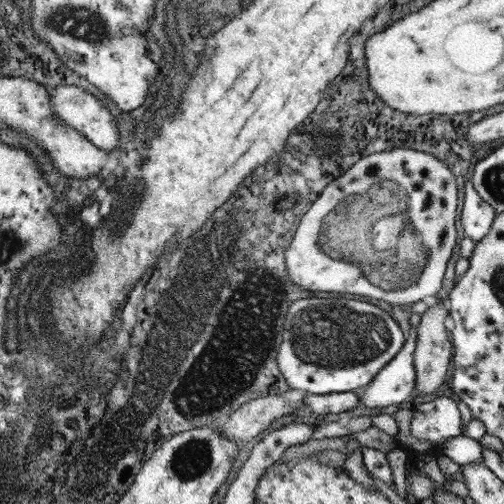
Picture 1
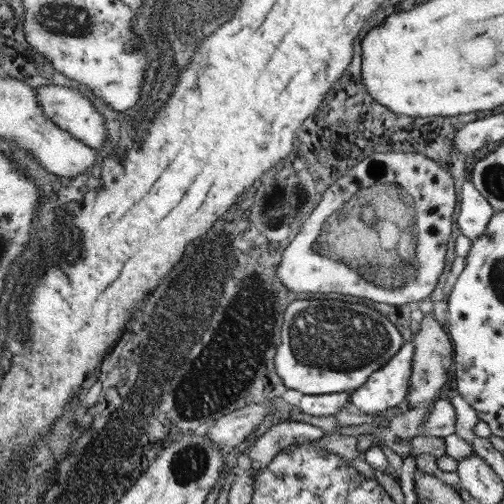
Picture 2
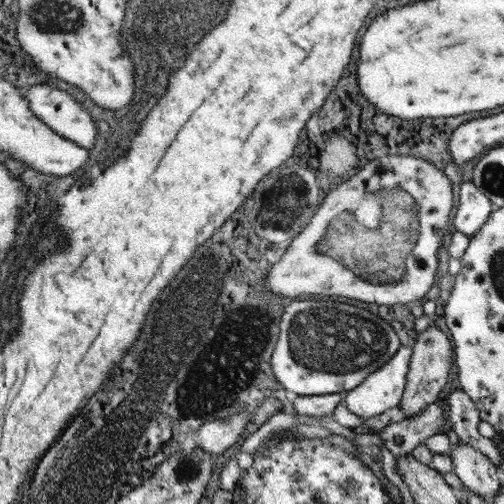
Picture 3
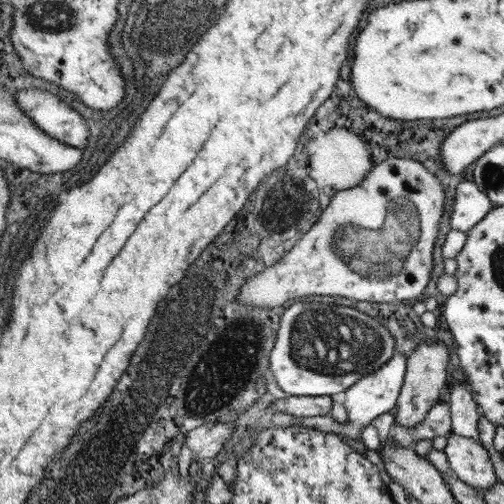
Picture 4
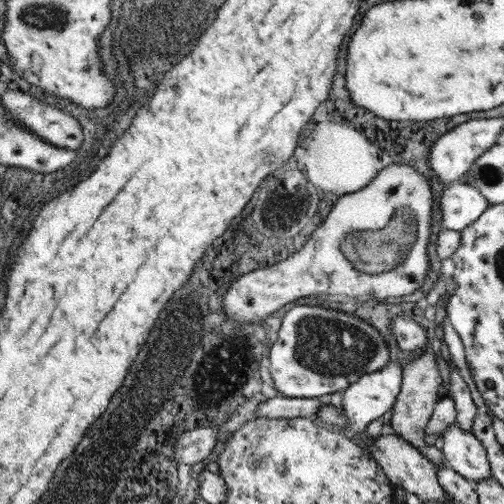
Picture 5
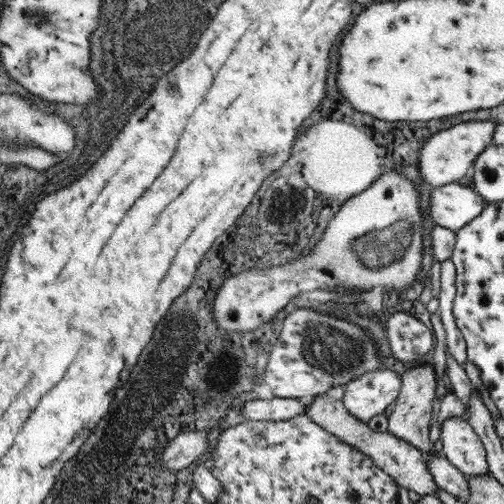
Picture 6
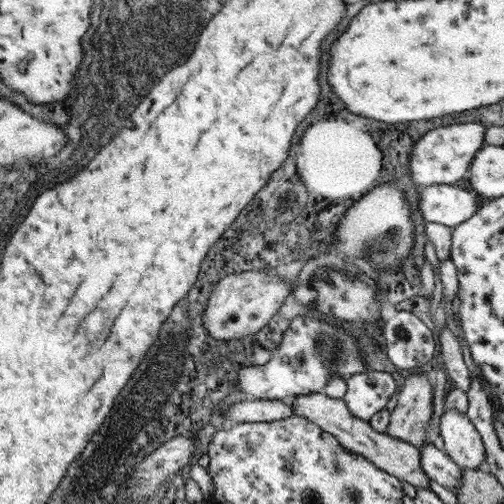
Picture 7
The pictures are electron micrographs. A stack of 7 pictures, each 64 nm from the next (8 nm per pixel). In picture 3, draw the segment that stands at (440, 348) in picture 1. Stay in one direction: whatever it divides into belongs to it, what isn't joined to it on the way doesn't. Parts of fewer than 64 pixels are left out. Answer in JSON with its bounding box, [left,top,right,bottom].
[399,324,453,418]

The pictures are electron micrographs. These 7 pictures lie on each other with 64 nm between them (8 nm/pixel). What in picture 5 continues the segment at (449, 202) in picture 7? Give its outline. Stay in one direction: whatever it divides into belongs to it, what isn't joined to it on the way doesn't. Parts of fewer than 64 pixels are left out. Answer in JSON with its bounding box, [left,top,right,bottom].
[439,182,489,232]

